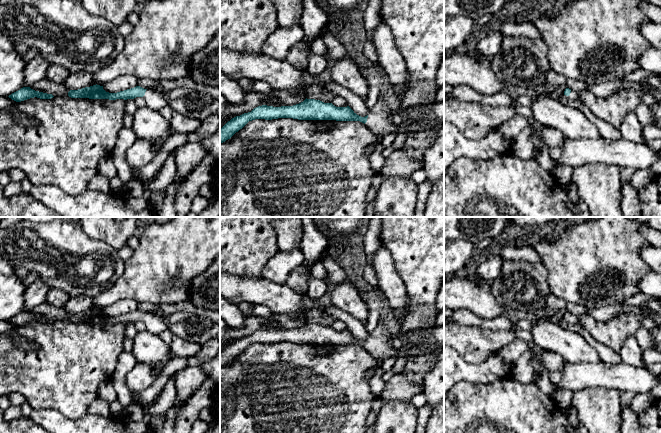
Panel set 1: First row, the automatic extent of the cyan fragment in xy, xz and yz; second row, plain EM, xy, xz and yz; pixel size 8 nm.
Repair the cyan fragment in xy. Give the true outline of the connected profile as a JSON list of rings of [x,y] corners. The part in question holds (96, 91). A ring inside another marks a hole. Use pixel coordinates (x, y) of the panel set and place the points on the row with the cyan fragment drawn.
[[[93,85],[78,90],[70,90],[68,96],[71,98],[89,98],[89,99],[134,99],[142,97],[146,106],[153,110],[160,111],[164,106],[169,105],[170,100],[164,92],[157,92],[152,89],[144,89],[136,86],[131,89],[120,91],[117,93],[109,93],[103,89],[103,86]]]

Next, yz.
[[[569,88],[565,89],[563,95],[568,101],[572,101],[572,100],[581,101],[578,93]]]

